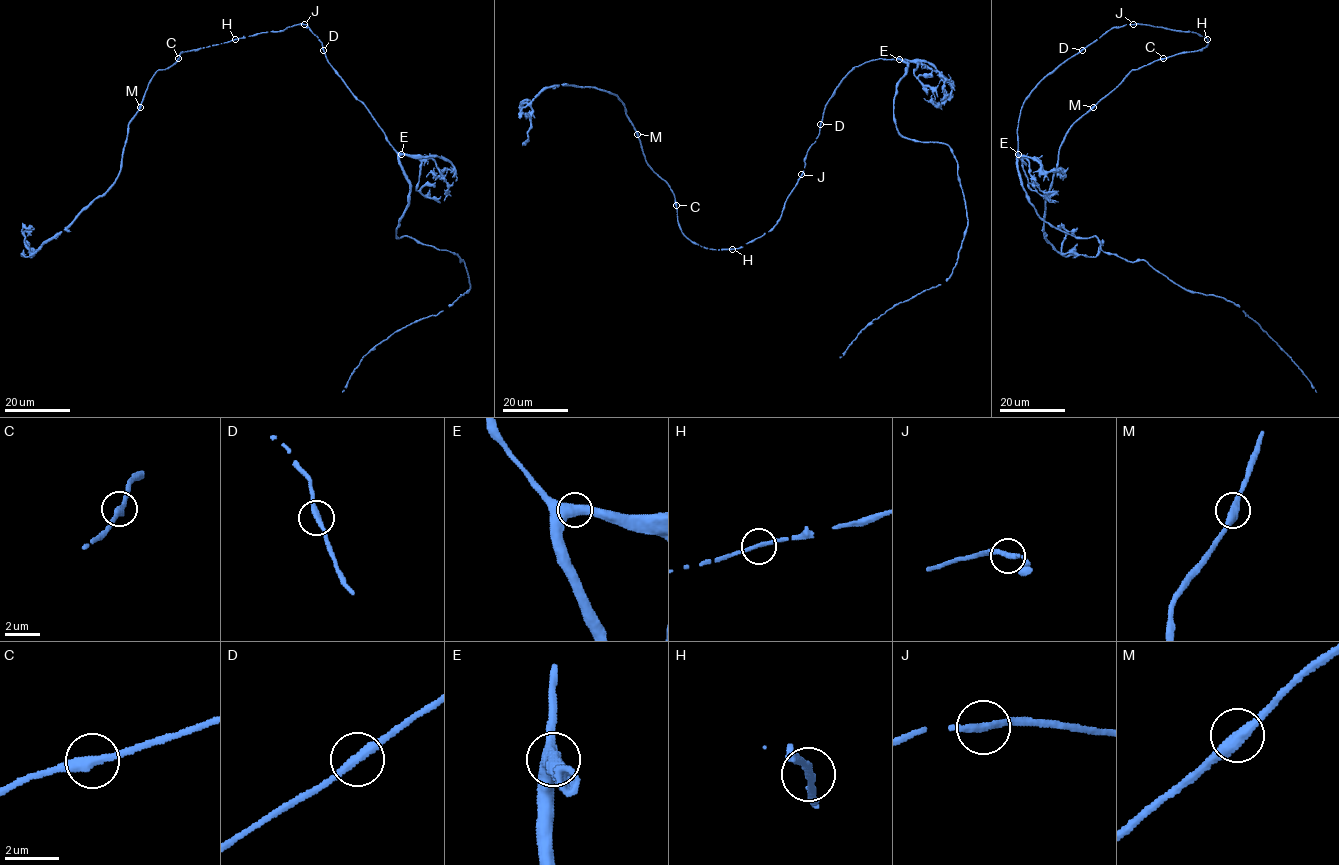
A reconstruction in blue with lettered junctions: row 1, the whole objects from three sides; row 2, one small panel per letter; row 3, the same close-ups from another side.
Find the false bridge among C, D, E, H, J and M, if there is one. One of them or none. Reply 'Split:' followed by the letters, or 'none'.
Split: none

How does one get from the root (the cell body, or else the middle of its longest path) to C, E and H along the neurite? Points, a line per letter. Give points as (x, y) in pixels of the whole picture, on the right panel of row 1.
C: (1065, 60), (1112, 28), (1126, 24), (1191, 31), (1207, 39), (1208, 45), (1202, 49), (1164, 58)
E: (1065, 60), (1025, 99), (1018, 118), (1018, 154)
H: (1065, 60), (1112, 28), (1126, 24), (1191, 31), (1207, 40)

